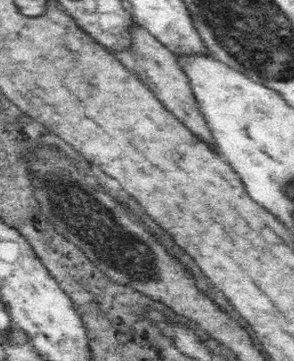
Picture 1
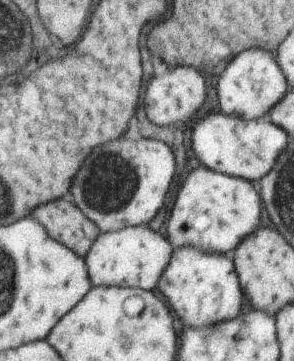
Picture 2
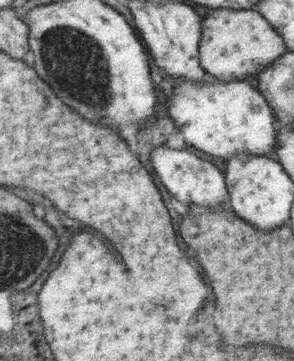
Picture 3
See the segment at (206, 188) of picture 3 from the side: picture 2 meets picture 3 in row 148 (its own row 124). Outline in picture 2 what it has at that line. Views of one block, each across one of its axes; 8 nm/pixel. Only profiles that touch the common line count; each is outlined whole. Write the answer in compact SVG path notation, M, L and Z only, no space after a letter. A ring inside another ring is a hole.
M169 68L163 76L153 76L149 80L143 102L145 102L147 120L153 126L163 128L175 122L187 122L205 102L205 80L197 74L195 68Z

